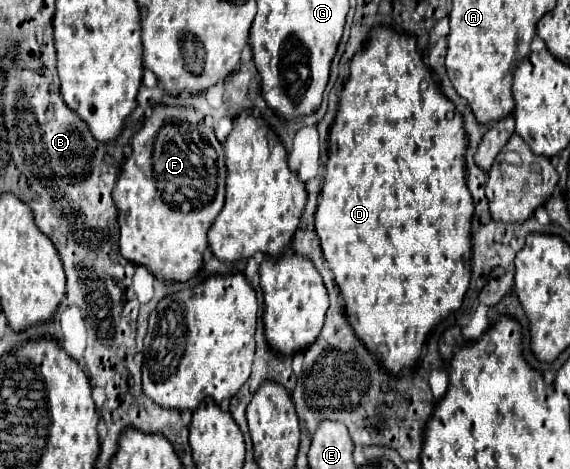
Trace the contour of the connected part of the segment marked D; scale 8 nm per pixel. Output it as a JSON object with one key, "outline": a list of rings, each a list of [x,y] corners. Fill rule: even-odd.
{"outline":[[[374,27],[364,49],[352,57],[350,77],[346,79],[344,89],[340,93],[338,113],[330,129],[330,151],[328,151],[328,161],[326,161],[322,197],[316,209],[316,233],[320,237],[324,257],[332,273],[336,275],[336,283],[344,297],[346,317],[356,337],[382,361],[382,365],[392,375],[416,365],[428,331],[438,321],[442,321],[444,317],[448,317],[462,305],[464,293],[470,283],[470,255],[472,255],[470,253],[470,221],[472,221],[474,203],[466,187],[466,163],[464,163],[466,151],[468,151],[468,137],[464,131],[464,119],[456,111],[454,103],[446,95],[442,95],[440,87],[436,85],[436,79],[430,67],[424,63],[424,55],[418,49],[416,39],[412,39],[412,35],[396,33],[390,27]]]}

